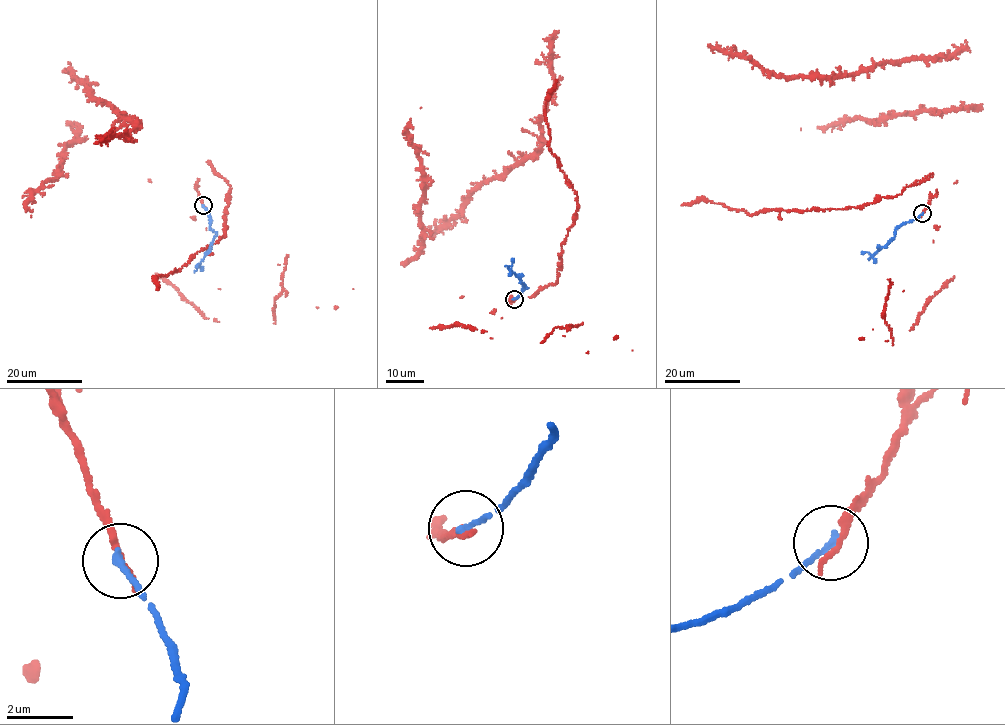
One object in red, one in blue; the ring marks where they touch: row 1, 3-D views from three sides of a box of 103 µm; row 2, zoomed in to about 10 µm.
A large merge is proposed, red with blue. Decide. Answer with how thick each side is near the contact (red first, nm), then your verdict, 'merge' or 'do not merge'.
calibres 220 and 220 nm; do not merge

